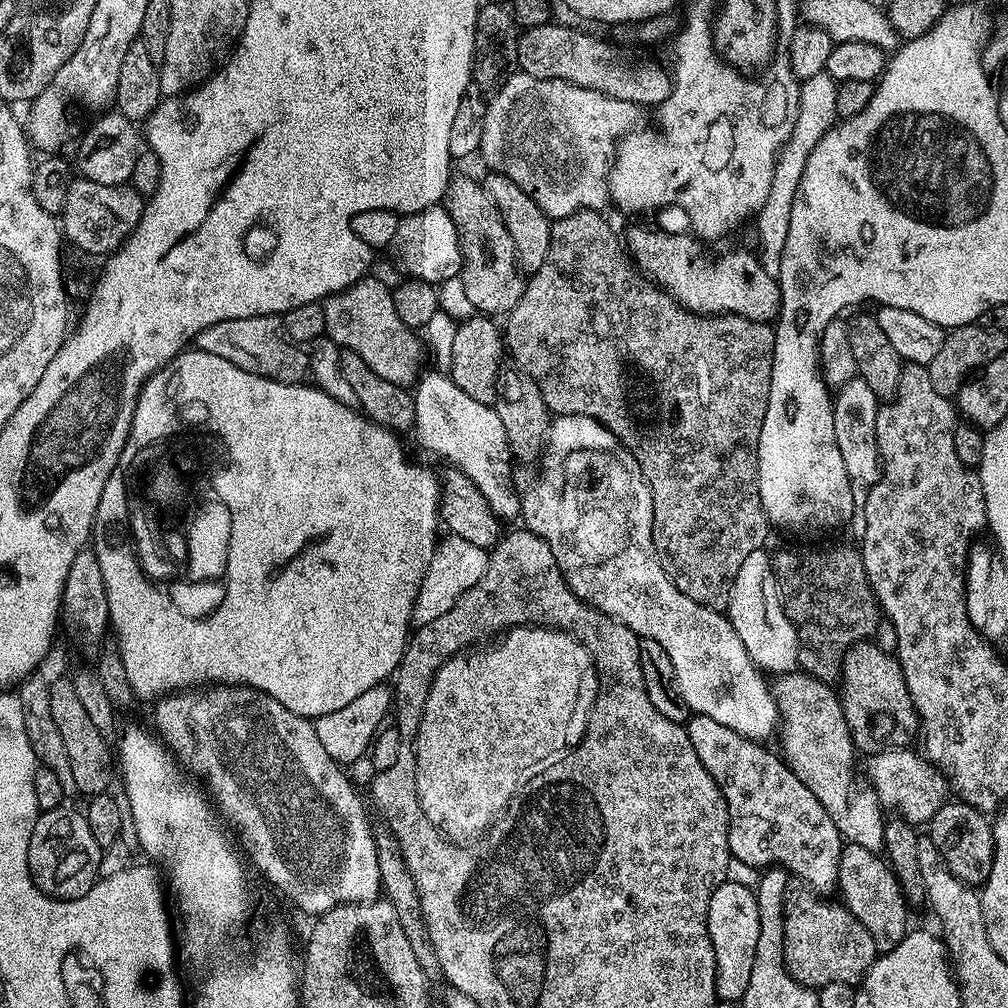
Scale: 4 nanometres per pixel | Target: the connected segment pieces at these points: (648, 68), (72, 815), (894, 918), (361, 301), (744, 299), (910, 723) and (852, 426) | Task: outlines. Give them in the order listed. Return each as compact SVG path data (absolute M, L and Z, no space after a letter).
M549 22L542 25L525 27L518 42L519 71L534 78L565 80L582 86L586 90L598 90L626 102L641 106L660 104L670 96L670 72L660 64L640 64L637 68L619 68L612 57L612 48L596 36L575 32L564 24Z
M61 806L41 812L36 820L36 825L32 827L30 834L30 846L28 847L28 865L32 871L32 881L47 896L55 896L58 900L77 900L82 894L86 894L92 889L92 885L97 883L100 875L100 854L102 849L98 842L94 842L94 834L90 834L90 826L86 822L83 811Z
M845 843L838 862L838 896L850 914L866 926L870 938L874 938L877 953L894 950L894 946L898 946L898 942L908 935L910 905L883 855L866 850L866 846Z
M369 274L354 282L354 286L327 297L323 305L327 339L339 344L341 349L358 354L358 358L362 358L362 362L366 362L374 374L386 378L386 382L394 382L394 386L411 389L420 379L424 348L416 337L419 335L408 328L402 318L398 318L398 310L394 310L392 289Z
M632 228L623 233L622 240L637 269L689 312L698 312L702 316L727 314L747 320L775 321L780 314L780 285L773 273L765 271L755 251L711 256L695 235L687 235Z
M871 639L860 640L850 650L846 650L844 661L840 667L838 677L838 695L840 704L844 708L844 717L848 728L852 732L852 742L861 753L871 754L885 752L891 748L906 748L918 736L918 717L916 707L910 698L910 690L906 686L906 678L902 674L900 661L891 651L880 647L879 643Z
M859 378L839 385L832 401L834 438L838 442L838 454L842 454L842 462L846 462L846 474L856 486L871 486L880 480L882 457L876 441L876 419L880 405L881 401L874 390L870 390L870 386L866 386L866 382Z

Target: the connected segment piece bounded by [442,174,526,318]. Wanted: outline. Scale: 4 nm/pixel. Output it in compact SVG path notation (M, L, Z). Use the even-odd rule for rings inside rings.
M456 174L448 181L442 207L450 214L456 233L460 236L458 275L462 286L466 286L466 295L470 302L474 302L477 313L489 318L503 317L514 306L518 306L518 298L522 298L526 280L516 262L514 238L510 238L510 230L506 230L506 222L502 222L498 206L494 206L479 179L467 180Z

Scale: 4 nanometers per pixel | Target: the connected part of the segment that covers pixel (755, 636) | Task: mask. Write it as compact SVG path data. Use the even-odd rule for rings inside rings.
M759 548L746 557L746 562L742 562L731 588L726 593L726 615L742 646L746 646L746 654L752 663L765 673L783 674L797 667L800 643L796 637L796 628L782 603L773 557L766 553L764 548Z

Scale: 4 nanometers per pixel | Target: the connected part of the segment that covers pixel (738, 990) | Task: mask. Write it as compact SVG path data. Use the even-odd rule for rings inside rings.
M730 880L719 884L710 898L708 929L716 959L717 1001L739 1002L746 994L746 986L750 986L754 949L758 947L758 902L755 891Z

